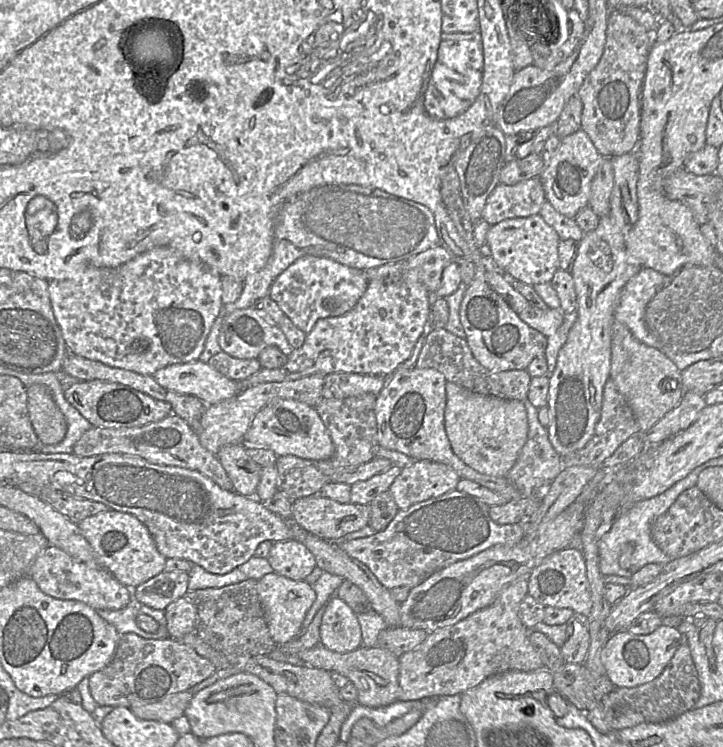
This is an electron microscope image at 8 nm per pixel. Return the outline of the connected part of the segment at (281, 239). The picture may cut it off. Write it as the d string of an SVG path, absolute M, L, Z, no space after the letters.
M353 184L325 185L303 192L279 209L275 222L272 254L268 262L261 270L245 279L239 298L234 303L224 306L211 327L199 360L207 363L212 356L221 351L218 337L227 314L238 309L252 307L258 299L269 295L270 288L279 274L302 256L326 257L352 268L369 270L410 259L437 245L440 245L440 239L434 214L423 204L398 197L381 189Z

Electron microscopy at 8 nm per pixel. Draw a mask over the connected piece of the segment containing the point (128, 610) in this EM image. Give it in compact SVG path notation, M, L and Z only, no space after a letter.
M132 598L129 603L121 609L100 610L97 612L105 621L113 625L120 635L134 633L146 639L159 640L169 638L166 624L160 625L157 632L146 632L139 628L136 619L139 614L144 614L139 612L142 606L144 605Z

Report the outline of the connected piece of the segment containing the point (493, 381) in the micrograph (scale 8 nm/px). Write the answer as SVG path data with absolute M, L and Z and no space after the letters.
M445 328L430 330L415 367L435 369L445 376L447 382L453 382L478 394L520 401L527 398L532 379L526 369L501 372L486 369L475 359L465 338L460 338Z

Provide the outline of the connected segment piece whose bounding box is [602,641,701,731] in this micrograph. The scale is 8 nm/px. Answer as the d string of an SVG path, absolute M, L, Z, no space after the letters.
M684 641L663 672L651 682L633 688L615 688L602 698L605 720L612 731L642 723L662 723L695 708L700 698L700 682L691 651Z

